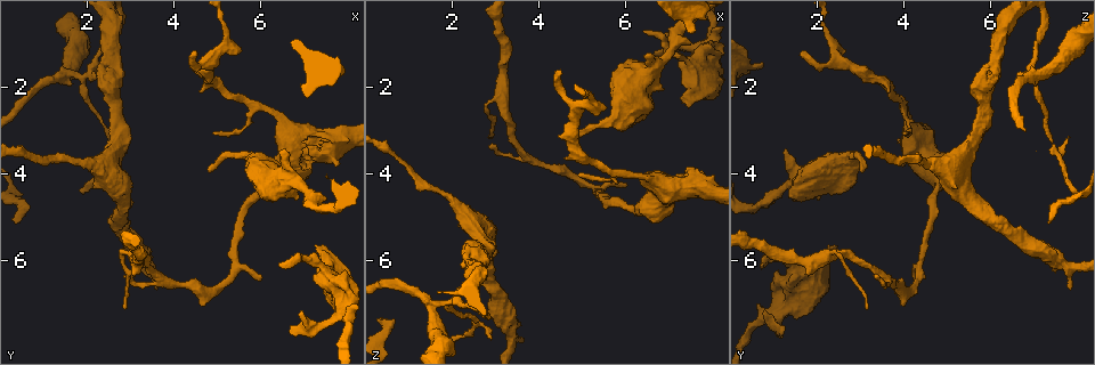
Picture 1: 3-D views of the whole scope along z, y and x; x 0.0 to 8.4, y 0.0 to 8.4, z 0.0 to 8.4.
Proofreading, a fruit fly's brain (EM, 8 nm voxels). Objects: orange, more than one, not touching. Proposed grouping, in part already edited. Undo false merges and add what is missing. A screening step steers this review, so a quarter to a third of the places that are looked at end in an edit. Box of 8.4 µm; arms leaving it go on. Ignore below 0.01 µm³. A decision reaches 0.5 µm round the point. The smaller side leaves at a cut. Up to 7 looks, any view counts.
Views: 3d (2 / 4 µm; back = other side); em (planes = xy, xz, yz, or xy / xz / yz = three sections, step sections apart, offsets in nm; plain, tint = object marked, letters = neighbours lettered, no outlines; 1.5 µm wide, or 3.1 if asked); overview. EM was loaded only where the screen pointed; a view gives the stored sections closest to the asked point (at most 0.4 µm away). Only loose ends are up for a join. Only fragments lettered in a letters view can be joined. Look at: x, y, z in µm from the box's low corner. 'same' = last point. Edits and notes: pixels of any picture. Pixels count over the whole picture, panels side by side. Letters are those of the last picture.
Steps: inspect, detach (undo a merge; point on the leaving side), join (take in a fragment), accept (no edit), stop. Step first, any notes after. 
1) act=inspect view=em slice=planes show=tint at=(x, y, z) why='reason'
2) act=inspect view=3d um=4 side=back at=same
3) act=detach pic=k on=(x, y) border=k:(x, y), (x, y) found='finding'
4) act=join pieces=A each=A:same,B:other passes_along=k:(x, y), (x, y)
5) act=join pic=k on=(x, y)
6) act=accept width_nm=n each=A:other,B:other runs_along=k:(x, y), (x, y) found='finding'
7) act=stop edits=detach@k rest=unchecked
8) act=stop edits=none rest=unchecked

act=inspect view=em slice=planes show=plain at=(4.55, 1.25, 1.65) why='free end'

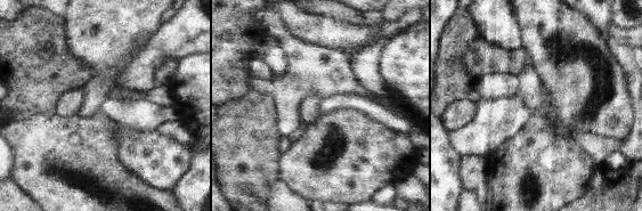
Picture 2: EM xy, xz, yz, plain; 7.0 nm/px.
act=inspect view=em slice=planes show=letters at=same

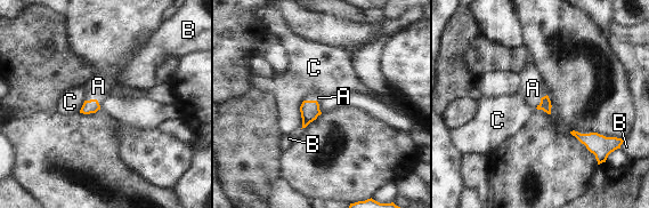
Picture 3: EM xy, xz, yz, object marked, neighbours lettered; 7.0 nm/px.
act=join pieces=A longest_contact=C:220nm each=A:same,B:other,C:other passes_along=3:(89, 106), (94, 100), (98, 86) found='it goes on there'

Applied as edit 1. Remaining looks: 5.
act=inspect view=em slice=planes show=plain at=(1.65, 3.70, 4.40)

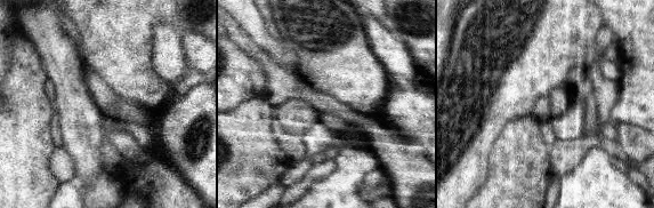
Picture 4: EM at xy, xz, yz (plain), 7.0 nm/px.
act=inspect view=em slice=planes show=tint at=same why='with the object marked'

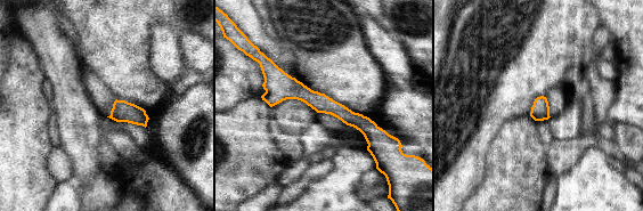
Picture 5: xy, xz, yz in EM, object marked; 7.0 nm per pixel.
act=inspect view=em slice=planes show=letters at=same why='what lies round it'

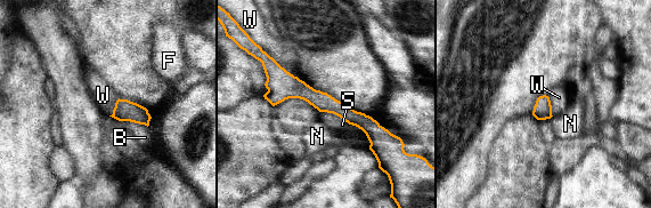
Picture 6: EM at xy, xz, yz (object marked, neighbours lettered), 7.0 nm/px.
act=accept each=B:other,F:other,N:other,S:other,W:other found='all the same neuron'

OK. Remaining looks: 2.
act=inspect view=3d um=2 at=(6.45, 6.10, 0.80) why='thin end'

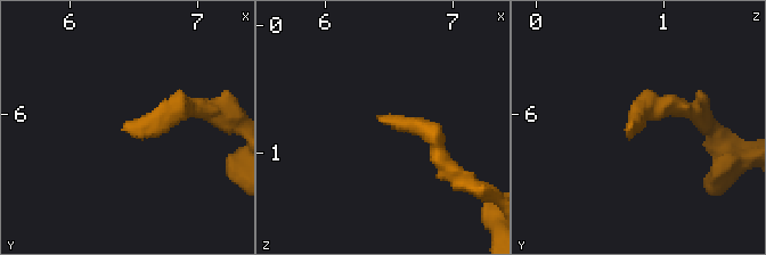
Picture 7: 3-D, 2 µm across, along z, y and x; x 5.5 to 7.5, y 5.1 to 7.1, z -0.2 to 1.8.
act=inspect view=em slice=planes show=letters at=(6.46, 6.10, 0.74)

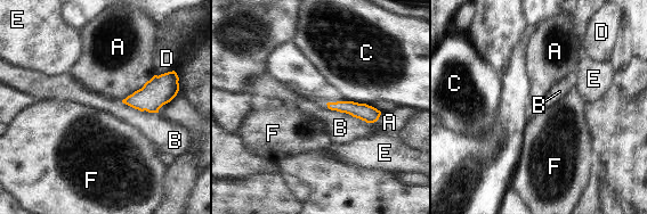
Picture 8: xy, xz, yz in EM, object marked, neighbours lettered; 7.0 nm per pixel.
act=accept longest_contact=A:300nm each=A:other,B:other,C:other,D:other,E:other,F:other found='none of them fits'

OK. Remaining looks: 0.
act=stop edits=join@3 rest=unchecked

